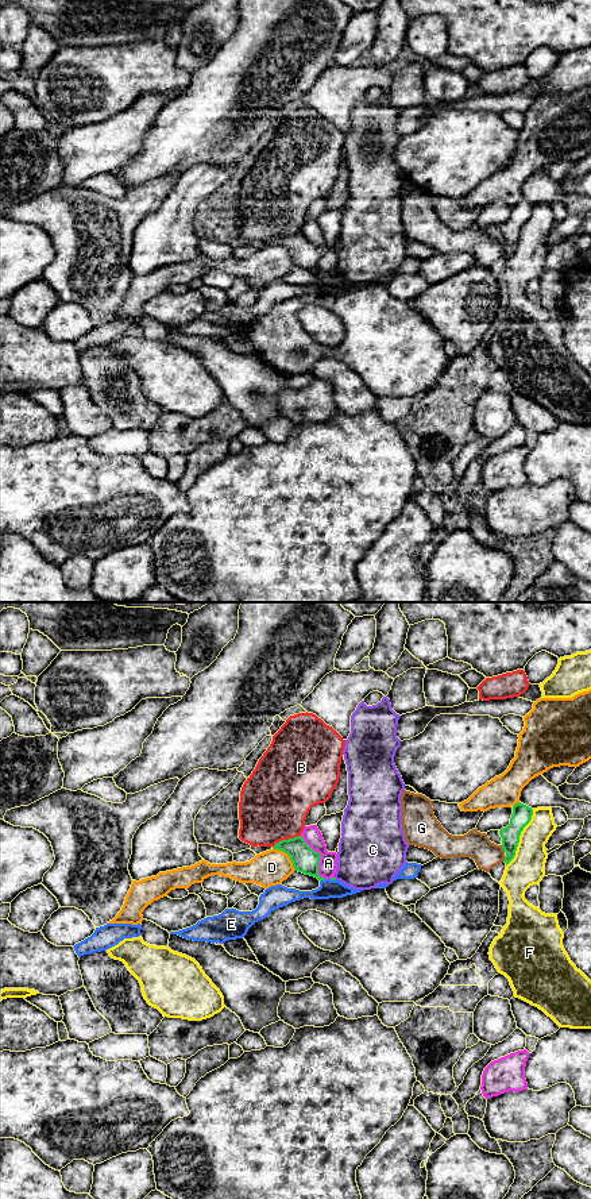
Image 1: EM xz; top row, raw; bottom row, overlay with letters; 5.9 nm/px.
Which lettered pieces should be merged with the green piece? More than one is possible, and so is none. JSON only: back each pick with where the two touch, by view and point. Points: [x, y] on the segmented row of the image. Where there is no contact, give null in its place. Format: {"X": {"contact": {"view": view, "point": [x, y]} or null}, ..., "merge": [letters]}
{"merge": []}

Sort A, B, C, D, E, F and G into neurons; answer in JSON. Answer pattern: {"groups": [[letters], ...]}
{"groups": [["A"], ["B"], ["C"], ["D"], ["E"], ["F"], ["G"]]}

